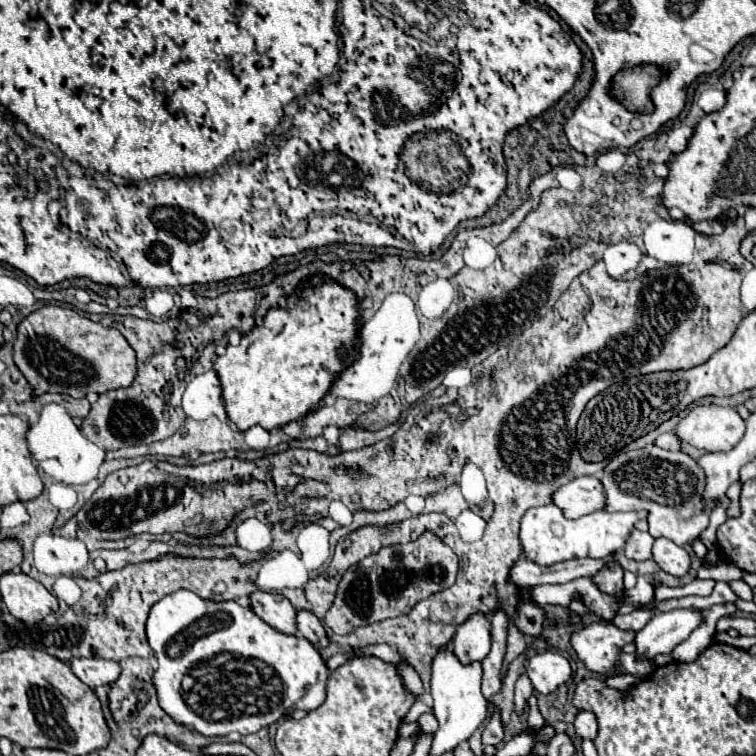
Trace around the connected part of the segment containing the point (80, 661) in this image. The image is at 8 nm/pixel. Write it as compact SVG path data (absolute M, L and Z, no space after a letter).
M76 658L70 662L70 668L90 688L112 684L122 672L116 660L104 660L104 658Z

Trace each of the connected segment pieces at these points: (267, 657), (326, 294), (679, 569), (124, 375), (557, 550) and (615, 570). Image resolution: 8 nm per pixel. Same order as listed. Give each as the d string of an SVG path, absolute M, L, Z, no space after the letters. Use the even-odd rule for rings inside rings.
M190 590L172 592L150 608L146 636L158 660L152 682L156 686L162 710L176 724L194 728L202 736L226 736L232 732L254 734L260 728L278 722L292 710L310 712L326 700L326 682L330 670L314 644L304 636L292 636L274 630L250 608L242 608L232 600L212 602L200 598ZM220 652L232 652L232 660L236 660L236 668L232 668L232 672L228 672L228 668L216 668L216 672L208 672L208 656L218 656ZM240 656L244 656L244 660L260 660L264 668L272 668L272 672L280 676L280 684L272 684L272 676L252 676L252 684L240 684ZM208 676L216 676L216 684L212 684L212 688L208 688Z
M324 278L324 282L316 286L304 286L296 290L286 298L286 306L270 308L262 326L252 328L246 336L242 336L238 346L228 346L226 352L214 360L214 370L218 372L222 384L228 420L234 422L242 432L256 424L272 430L276 426L304 418L308 412L318 408L324 396L332 390L336 376L352 366L360 356L360 318L362 308L356 292L332 278Z
M668 538L654 540L652 556L654 556L654 562L672 576L684 576L690 570L690 554Z
M54 304L38 308L18 324L14 362L40 394L62 392L84 398L88 392L128 388L136 378L136 354L116 328L104 328L72 308Z
M554 504L530 508L522 518L520 528L520 544L526 556L530 556L536 564L556 564L574 558L606 558L624 548L624 542L634 528L634 522L646 518L644 510L638 512L606 512L598 510L578 520L568 520L562 516L560 508Z
M608 562L602 570L598 570L594 576L592 576L592 582L594 586L604 592L604 594L618 594L620 590L624 590L624 582L622 582L622 574L624 570L614 564L614 562Z

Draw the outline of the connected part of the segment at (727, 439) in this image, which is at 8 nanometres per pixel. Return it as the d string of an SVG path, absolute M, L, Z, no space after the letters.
M694 406L674 428L674 436L706 452L728 452L744 436L744 420L730 406Z

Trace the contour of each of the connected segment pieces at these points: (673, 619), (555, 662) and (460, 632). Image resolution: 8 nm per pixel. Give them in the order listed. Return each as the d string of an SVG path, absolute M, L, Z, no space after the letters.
M696 608L656 612L648 624L636 632L636 658L646 660L658 654L670 654L672 648L686 640L700 622L702 612Z
M550 650L532 656L526 670L534 690L540 694L550 694L568 680L568 660Z
M474 612L456 628L452 640L460 660L484 660L490 650L490 620L484 612Z

